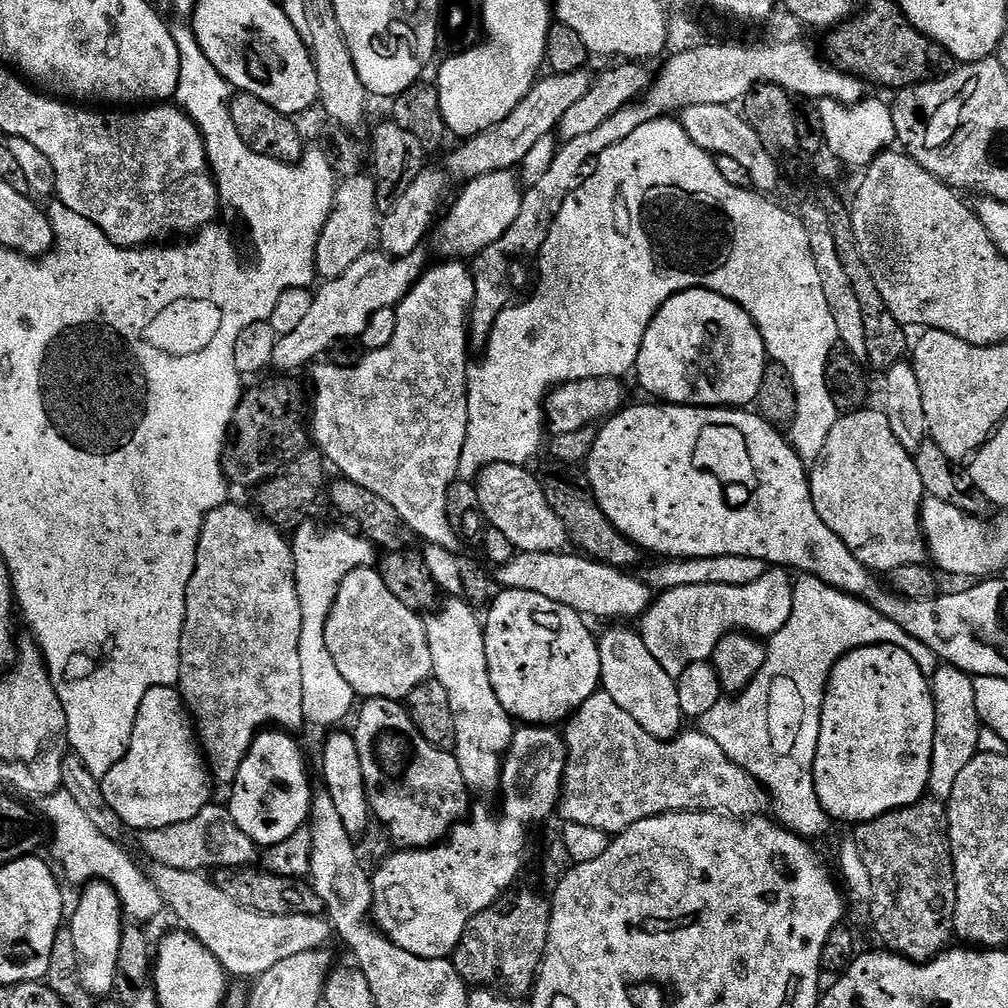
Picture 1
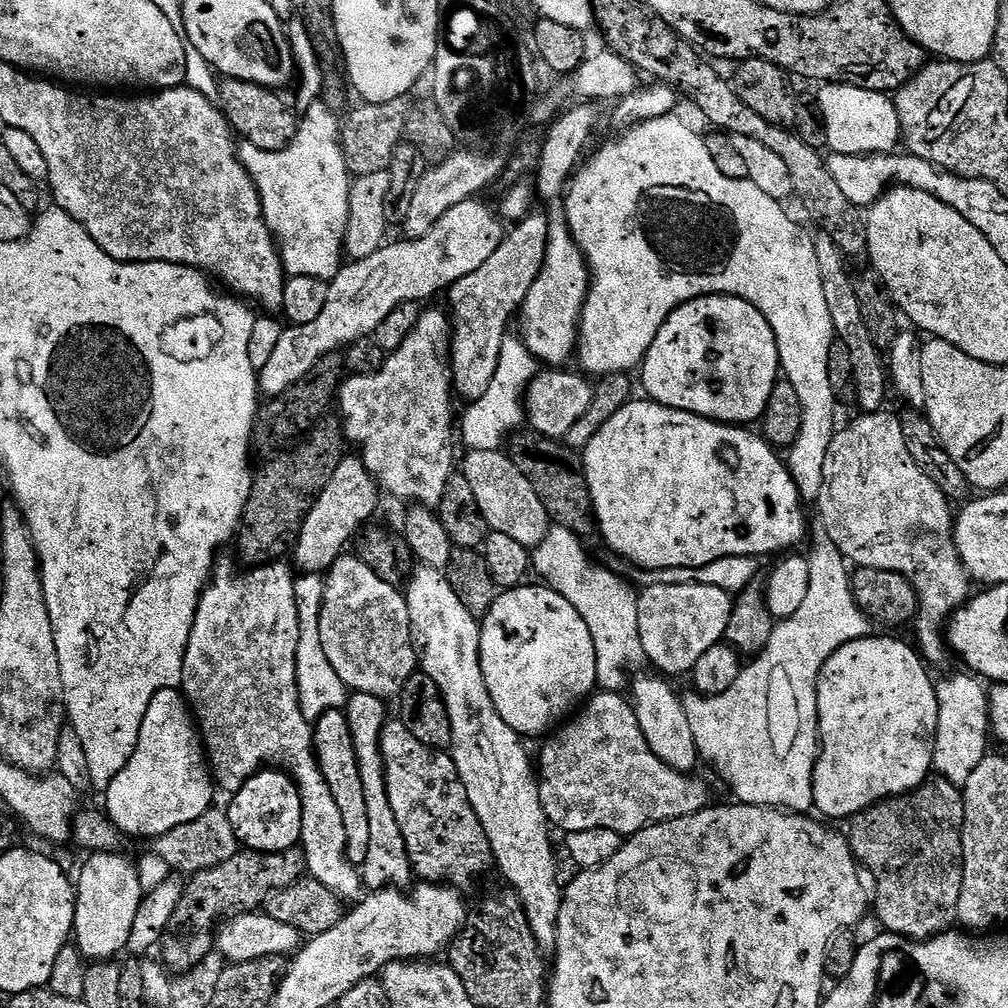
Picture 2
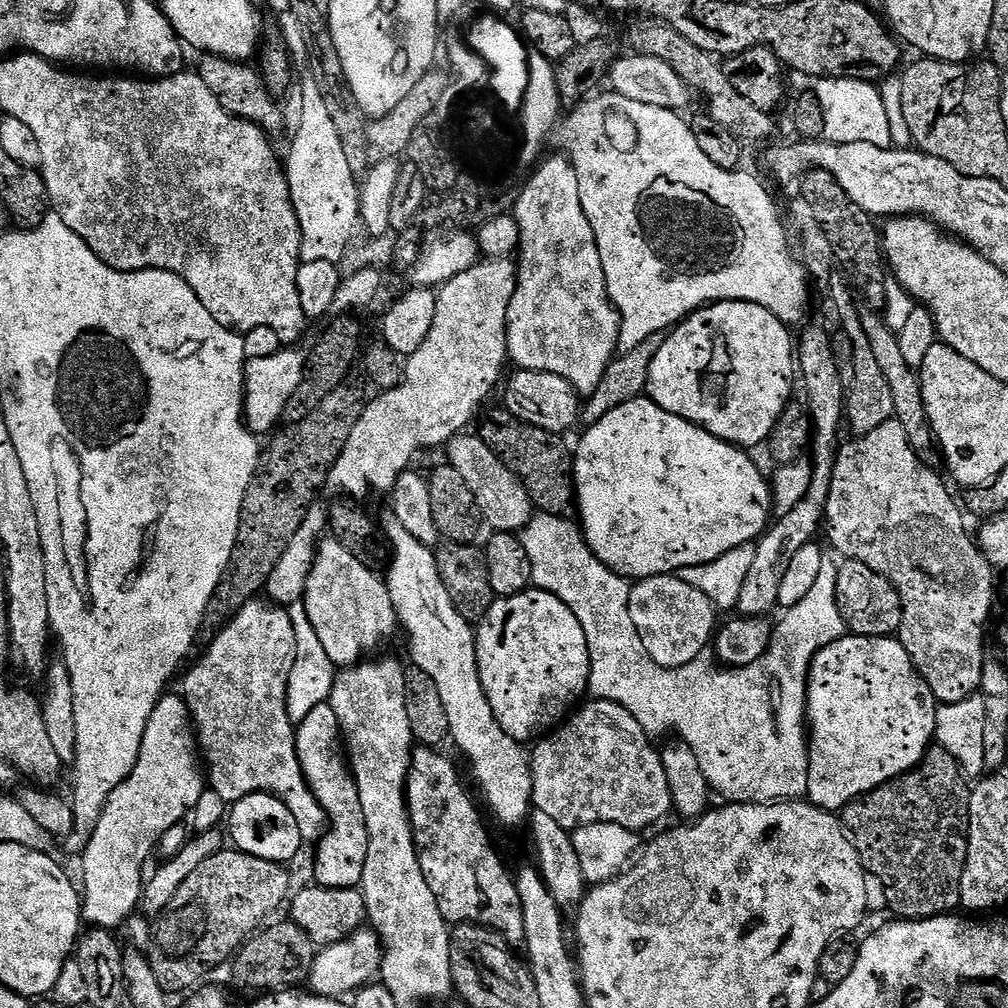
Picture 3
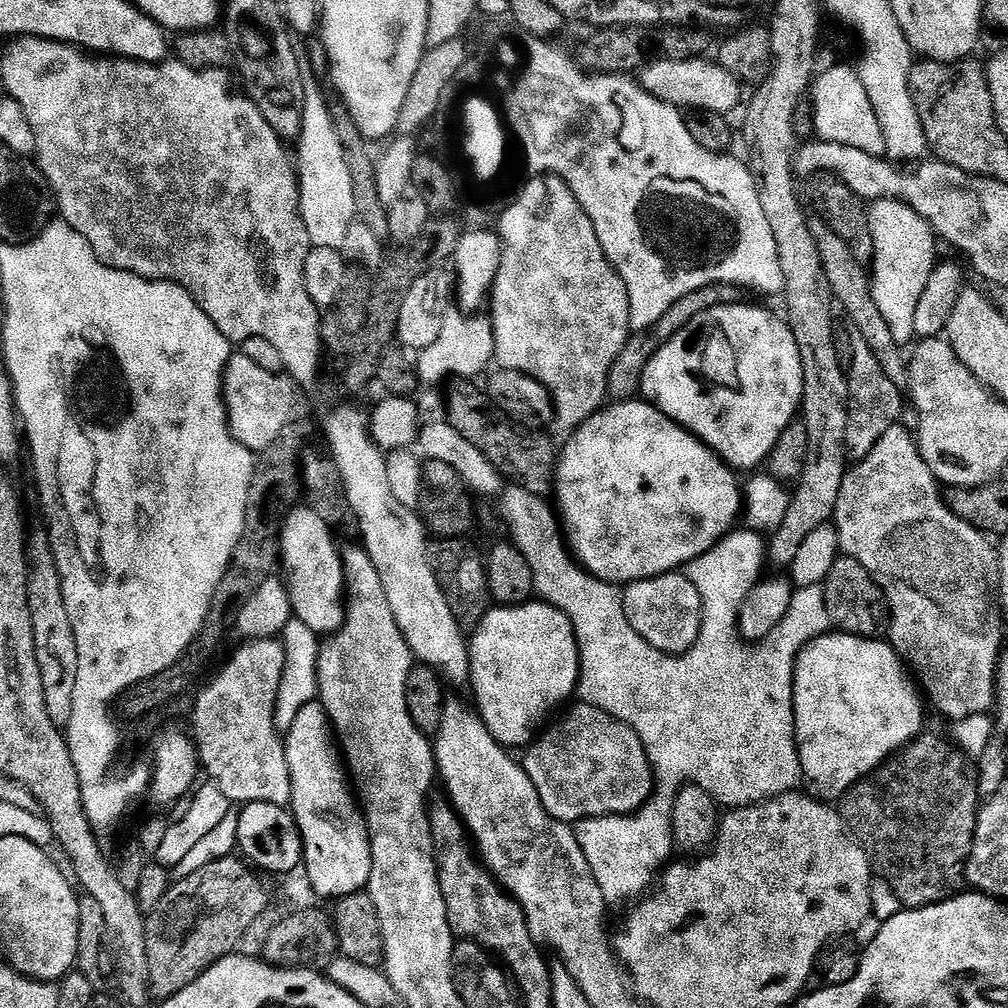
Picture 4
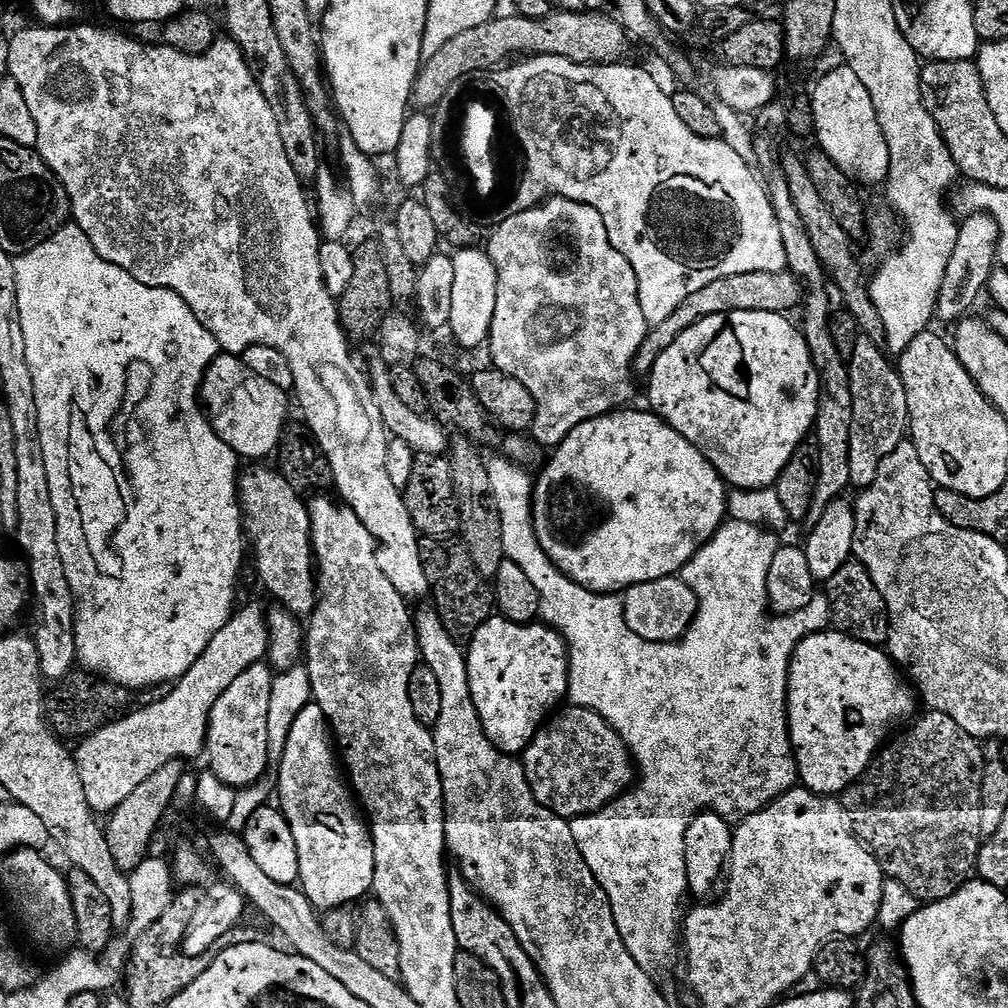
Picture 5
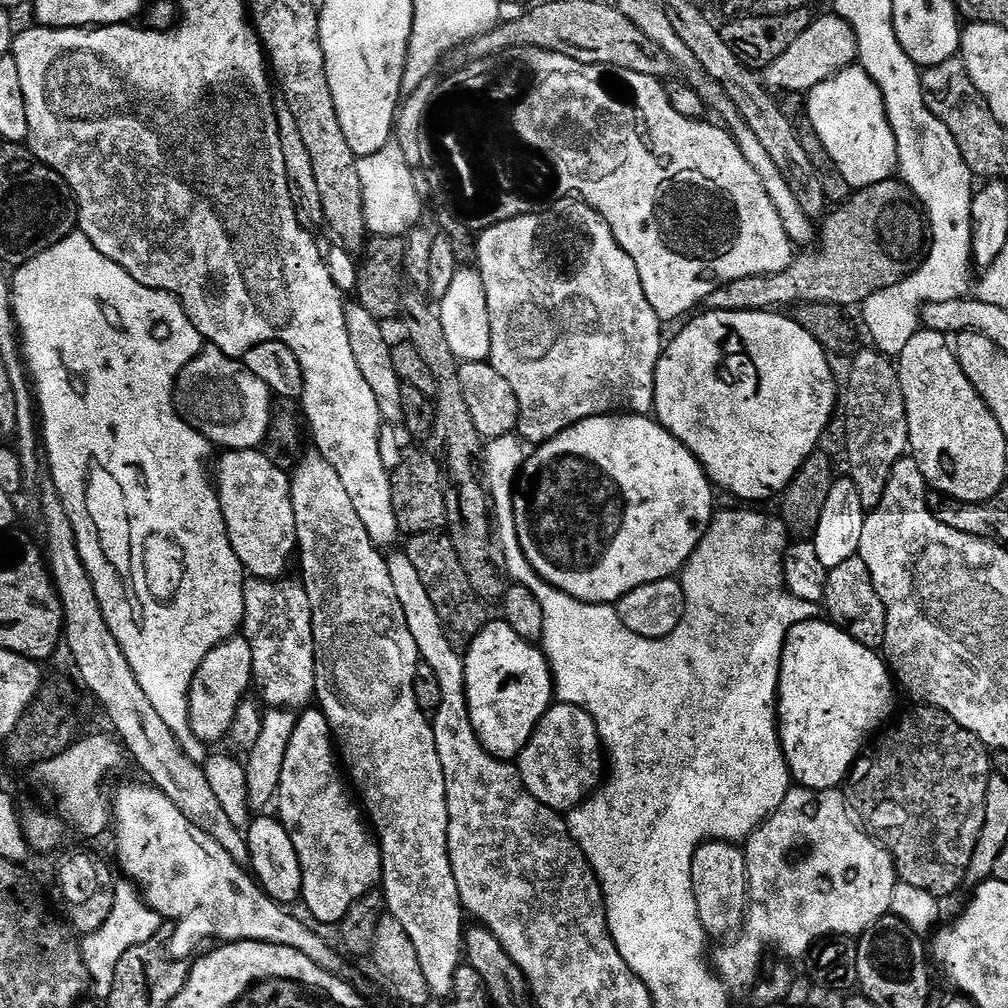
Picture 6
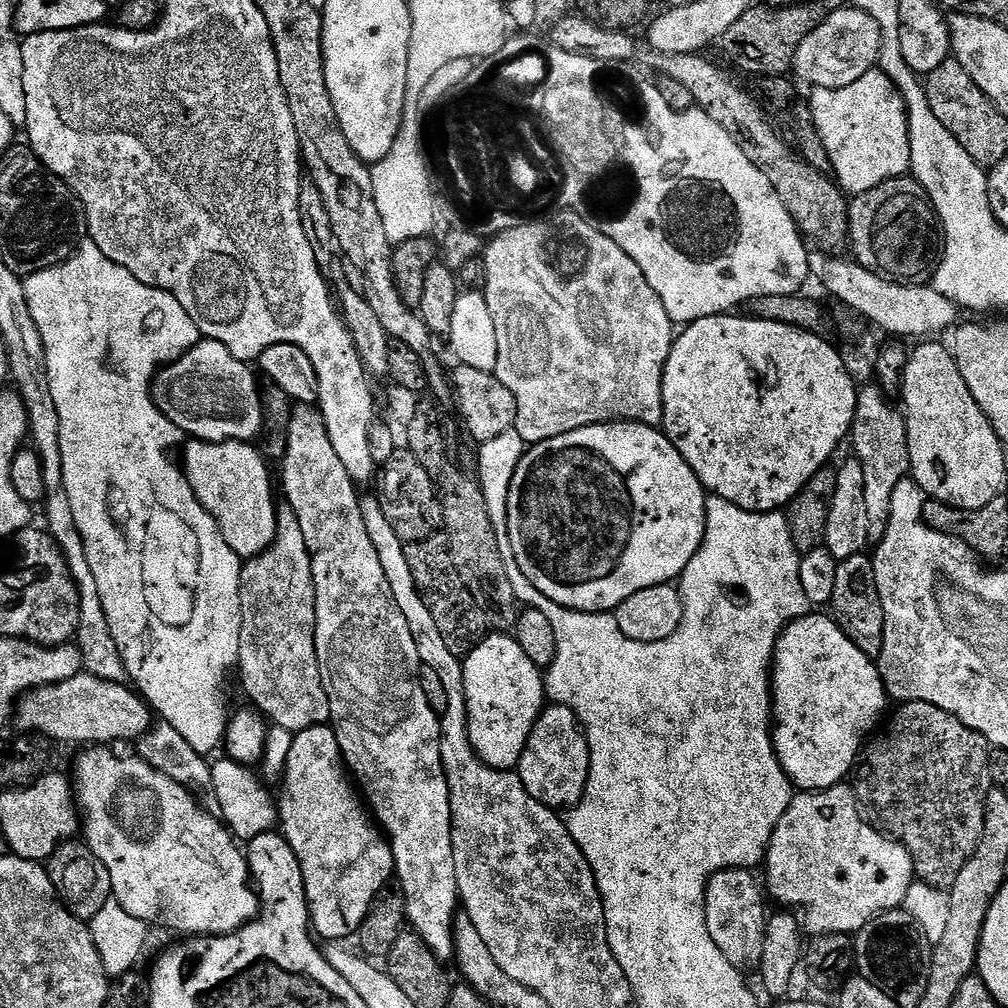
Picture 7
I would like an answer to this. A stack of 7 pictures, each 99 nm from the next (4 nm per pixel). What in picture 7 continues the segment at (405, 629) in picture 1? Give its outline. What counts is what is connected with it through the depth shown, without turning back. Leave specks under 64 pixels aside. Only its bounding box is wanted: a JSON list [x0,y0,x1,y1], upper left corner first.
[182,439,278,561]

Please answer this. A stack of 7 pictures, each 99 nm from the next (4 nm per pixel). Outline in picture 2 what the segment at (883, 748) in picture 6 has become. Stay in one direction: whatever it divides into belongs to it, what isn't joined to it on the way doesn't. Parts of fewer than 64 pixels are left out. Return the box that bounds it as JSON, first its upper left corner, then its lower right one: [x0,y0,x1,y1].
[846,778,964,940]

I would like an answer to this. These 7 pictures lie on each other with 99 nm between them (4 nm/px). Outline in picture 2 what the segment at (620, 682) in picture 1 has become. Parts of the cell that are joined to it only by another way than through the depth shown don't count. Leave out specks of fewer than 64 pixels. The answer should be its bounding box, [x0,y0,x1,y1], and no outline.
[630,675,698,774]

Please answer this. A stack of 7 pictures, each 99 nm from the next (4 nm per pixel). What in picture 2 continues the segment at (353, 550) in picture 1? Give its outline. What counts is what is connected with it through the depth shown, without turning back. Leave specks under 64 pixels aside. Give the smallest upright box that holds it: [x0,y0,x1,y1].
[296,574,350,722]

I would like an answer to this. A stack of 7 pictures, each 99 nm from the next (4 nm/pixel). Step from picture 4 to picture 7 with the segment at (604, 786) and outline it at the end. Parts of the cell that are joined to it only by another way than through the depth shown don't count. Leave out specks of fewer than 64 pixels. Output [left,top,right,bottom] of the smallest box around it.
[518,702,590,810]

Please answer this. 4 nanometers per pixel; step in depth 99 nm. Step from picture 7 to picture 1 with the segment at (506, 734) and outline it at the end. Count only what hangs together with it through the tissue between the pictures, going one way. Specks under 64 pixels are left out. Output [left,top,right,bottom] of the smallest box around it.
[483,588,600,726]

